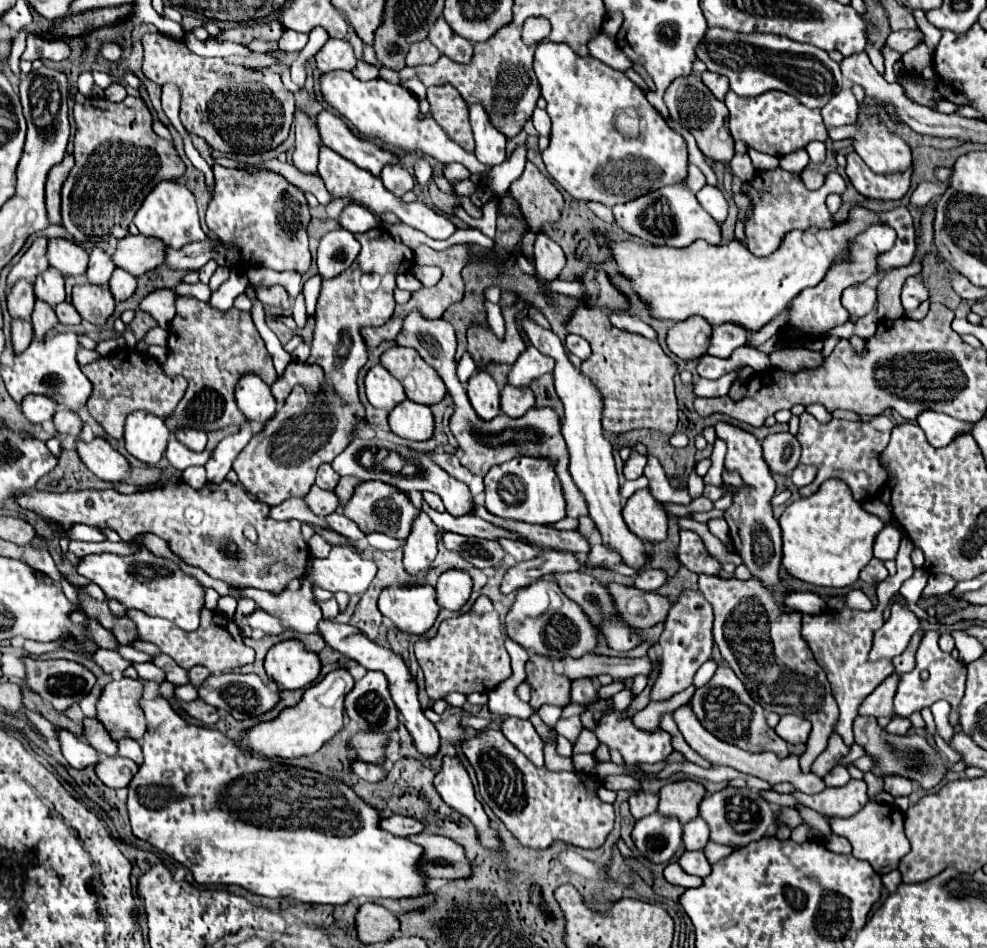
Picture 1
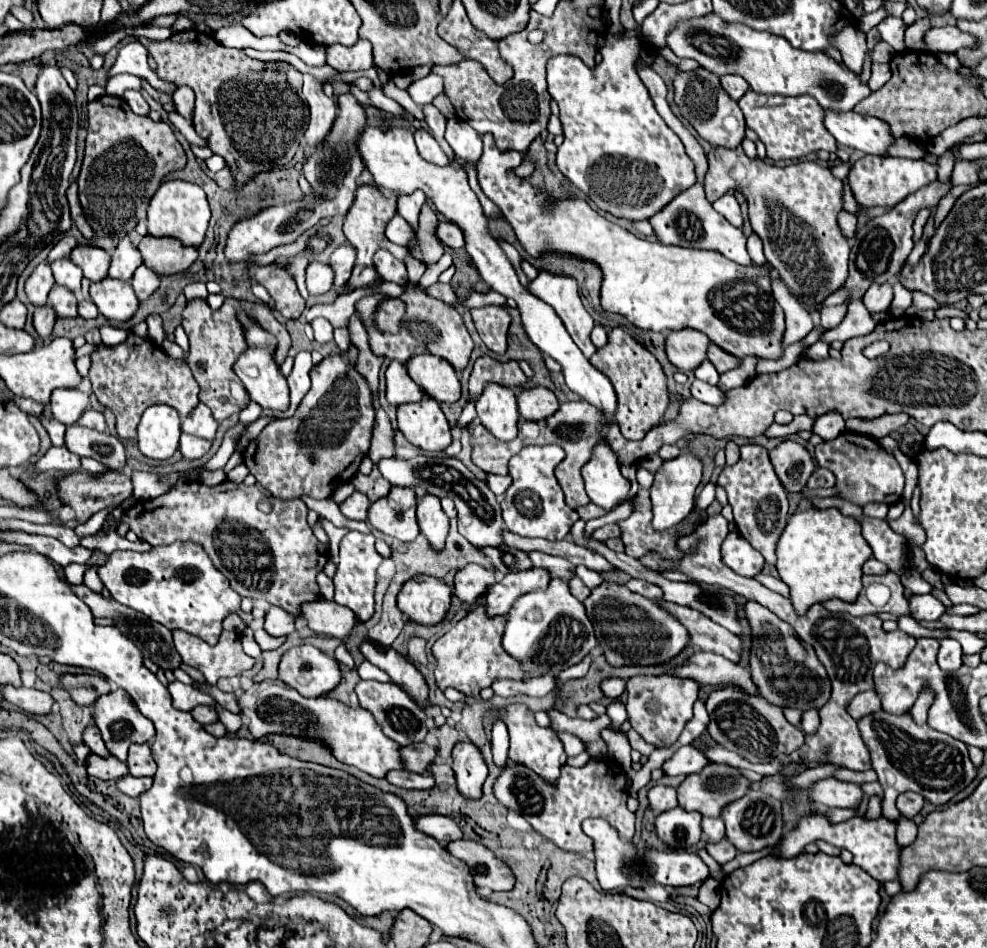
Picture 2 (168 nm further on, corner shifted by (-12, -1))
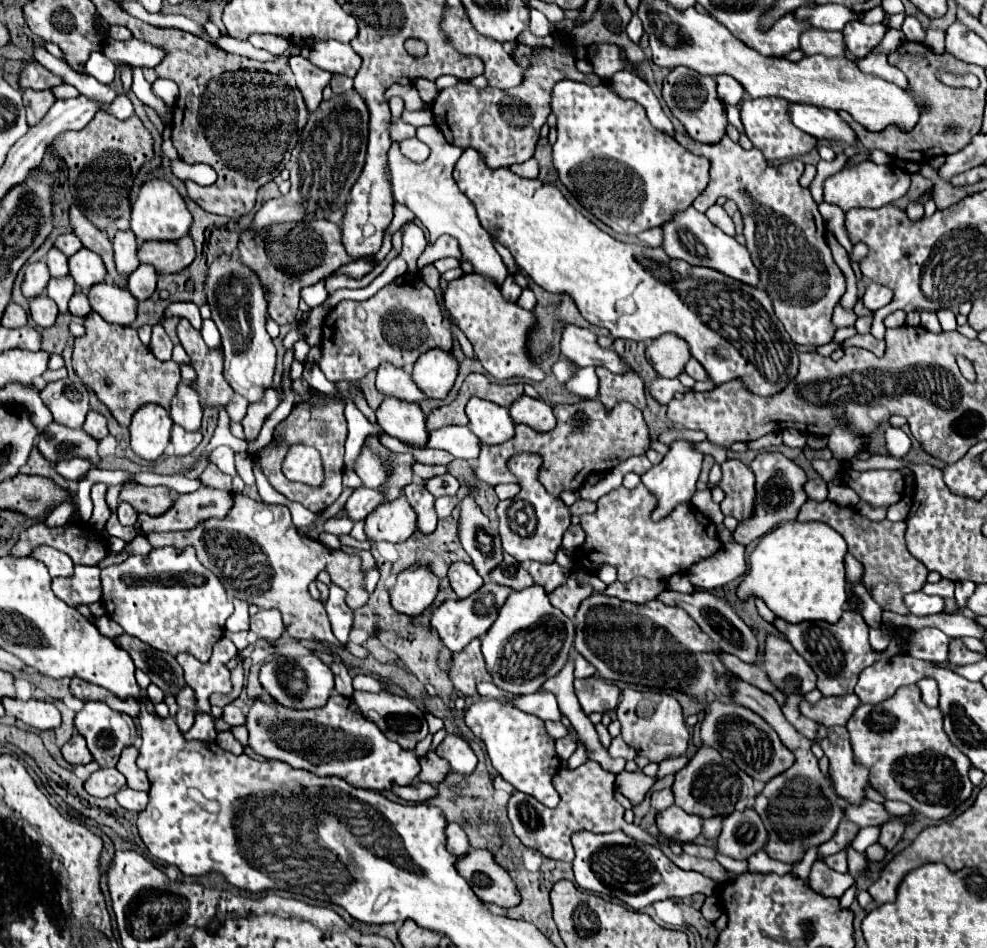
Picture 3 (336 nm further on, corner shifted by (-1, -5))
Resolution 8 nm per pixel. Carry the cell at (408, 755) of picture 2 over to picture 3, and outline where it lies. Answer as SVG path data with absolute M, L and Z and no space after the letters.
M433 750L427 756L419 758L419 764L421 764L419 780L427 784L439 784L439 780L445 780L447 774L451 772L451 766L447 764L447 760L439 758Z

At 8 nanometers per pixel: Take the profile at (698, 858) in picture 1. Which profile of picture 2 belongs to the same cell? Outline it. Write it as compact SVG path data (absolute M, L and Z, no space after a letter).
M586 820L582 830L594 840L594 854L596 854L596 874L602 890L614 890L620 886L636 886L642 888L646 882L658 882L662 886L688 886L704 882L710 872L708 866L702 862L698 854L690 852L646 852L642 854L632 842L618 838L618 832L604 824L602 820Z

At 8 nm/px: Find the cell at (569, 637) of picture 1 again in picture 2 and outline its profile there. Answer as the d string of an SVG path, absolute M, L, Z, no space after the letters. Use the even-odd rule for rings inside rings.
M552 578L548 590L536 590L520 596L510 608L506 632L502 638L504 650L522 662L522 668L532 676L546 672L560 674L564 668L578 664L596 646L592 622L586 616L584 604L570 594L568 582ZM542 662L550 670L542 670Z

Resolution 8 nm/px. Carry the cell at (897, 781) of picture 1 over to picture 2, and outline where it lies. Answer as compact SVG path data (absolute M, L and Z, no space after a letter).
M904 792L904 794L898 796L896 806L898 806L898 810L902 812L902 816L906 816L906 818L914 818L914 816L922 810L922 806L924 806L924 798L918 796L916 792Z

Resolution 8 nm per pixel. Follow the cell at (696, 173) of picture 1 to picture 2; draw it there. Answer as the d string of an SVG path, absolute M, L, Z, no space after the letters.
M714 148L708 154L708 162L710 162L710 168L708 168L706 182L704 182L706 198L714 202L728 190L738 190L744 194L748 202L748 212L750 212L750 224L752 224L752 230L764 242L766 260L780 272L788 290L794 296L798 296L806 308L820 304L828 294L836 292L844 284L848 276L850 240L842 234L838 226L838 214L842 212L842 204L844 204L842 180L836 180L828 168L816 162L810 162L810 160L802 160L798 164L790 164L782 168L766 164L758 158L748 160L742 148L736 148L736 150Z

